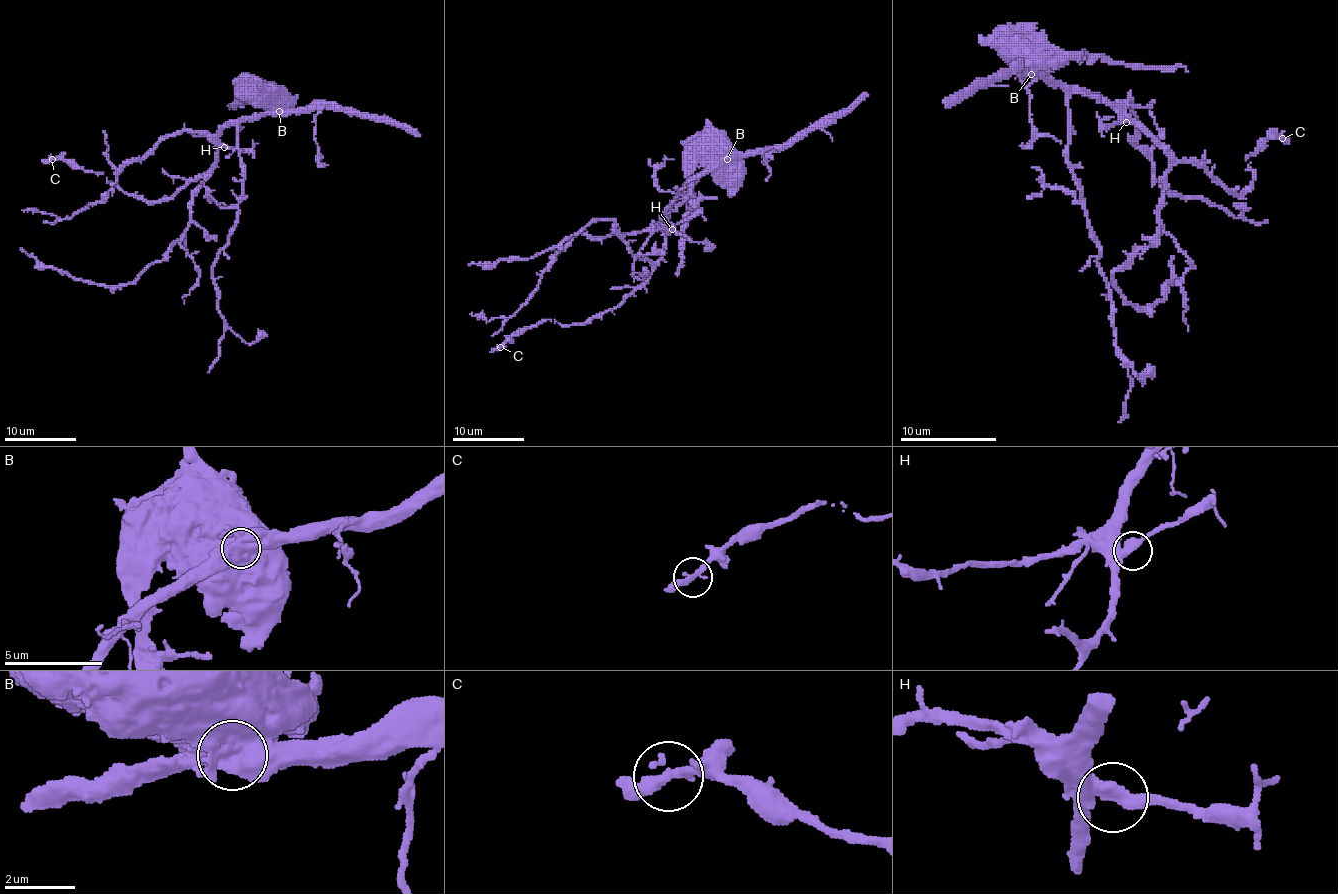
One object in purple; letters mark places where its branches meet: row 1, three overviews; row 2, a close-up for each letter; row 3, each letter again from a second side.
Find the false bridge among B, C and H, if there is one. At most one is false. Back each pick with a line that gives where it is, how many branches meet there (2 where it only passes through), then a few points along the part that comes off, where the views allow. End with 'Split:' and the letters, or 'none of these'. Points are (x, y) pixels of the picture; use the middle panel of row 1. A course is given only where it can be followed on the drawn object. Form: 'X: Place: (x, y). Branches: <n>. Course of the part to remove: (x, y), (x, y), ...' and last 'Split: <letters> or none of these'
B: Place: (727, 159). Branches: 1. Course of the part to remove: (728, 159), (675, 202), (655, 262), (636, 256), (612, 220), (591, 220), (529, 258), (468, 265)
Split: B

